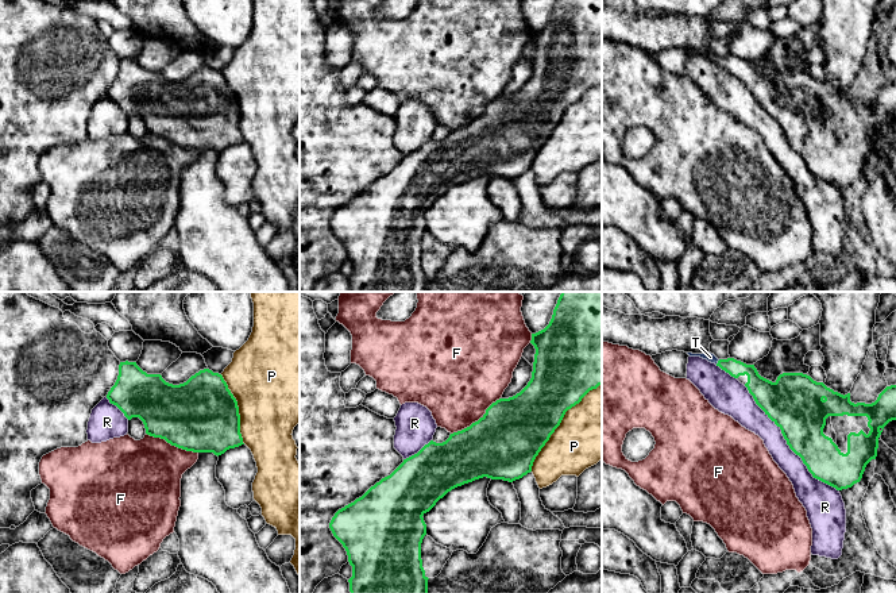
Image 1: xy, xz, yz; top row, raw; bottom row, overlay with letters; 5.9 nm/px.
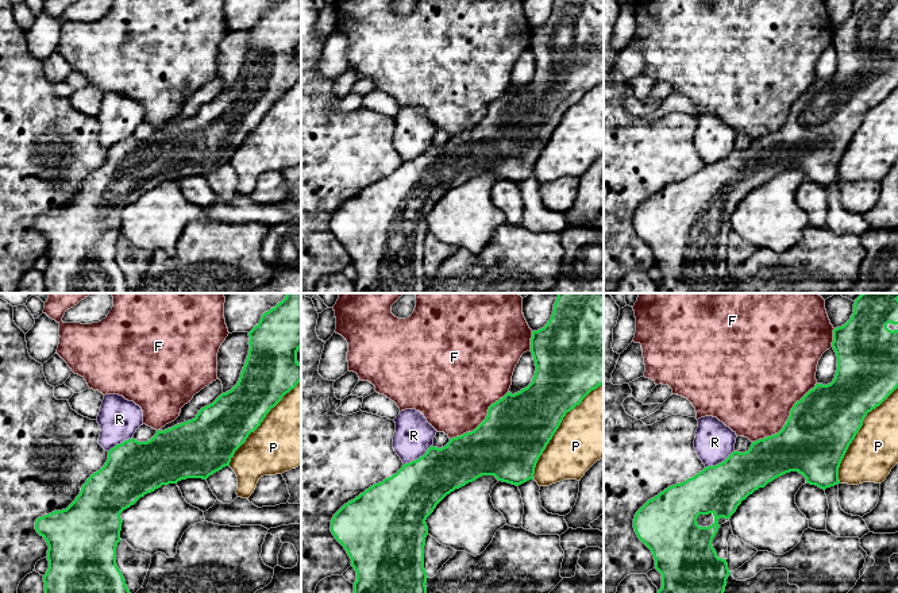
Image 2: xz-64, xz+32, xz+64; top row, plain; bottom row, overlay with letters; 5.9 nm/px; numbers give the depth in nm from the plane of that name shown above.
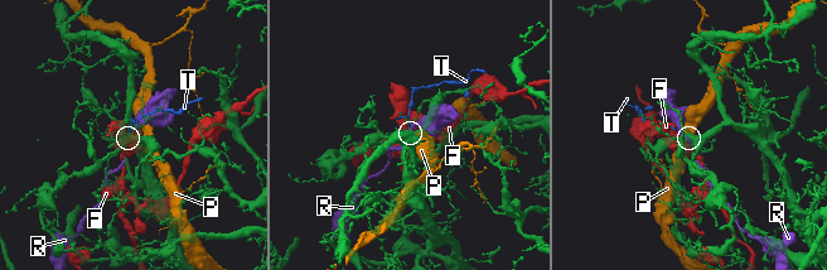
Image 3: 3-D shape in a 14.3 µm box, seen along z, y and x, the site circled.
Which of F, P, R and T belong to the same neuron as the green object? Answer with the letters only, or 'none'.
T

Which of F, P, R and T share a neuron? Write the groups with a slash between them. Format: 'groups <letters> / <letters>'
groups F / P / R / T

